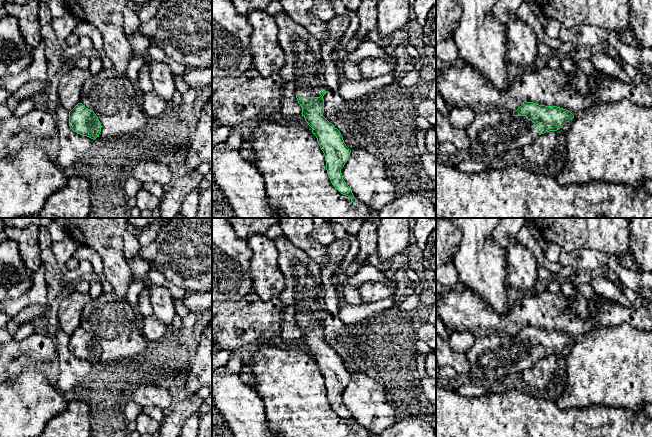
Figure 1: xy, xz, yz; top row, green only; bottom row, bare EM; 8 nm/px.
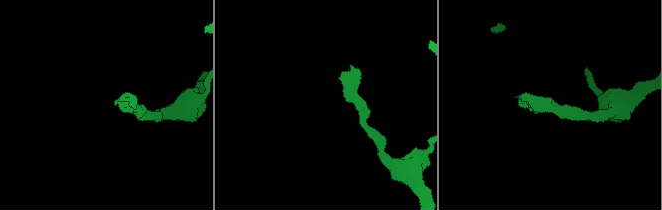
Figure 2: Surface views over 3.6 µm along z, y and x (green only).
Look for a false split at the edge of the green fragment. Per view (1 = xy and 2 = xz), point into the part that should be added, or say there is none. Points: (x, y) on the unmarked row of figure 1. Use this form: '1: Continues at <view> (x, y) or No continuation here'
1: No continuation here
2: Continues at xz (304, 291)

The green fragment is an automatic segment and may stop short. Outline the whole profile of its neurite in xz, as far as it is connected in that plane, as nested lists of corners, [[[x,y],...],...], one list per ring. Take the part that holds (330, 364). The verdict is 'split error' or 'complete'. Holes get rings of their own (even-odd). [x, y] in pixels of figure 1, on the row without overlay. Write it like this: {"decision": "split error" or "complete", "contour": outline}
{"decision": "split error", "contour": [[[276,239],[275,245],[279,252],[278,266],[286,283],[279,299],[285,306],[291,306],[295,310],[296,322],[302,332],[301,338],[312,352],[325,379],[326,394],[332,409],[356,427],[358,424],[341,397],[351,374],[344,367],[340,355],[323,340],[328,312],[320,267],[288,239]]]}

